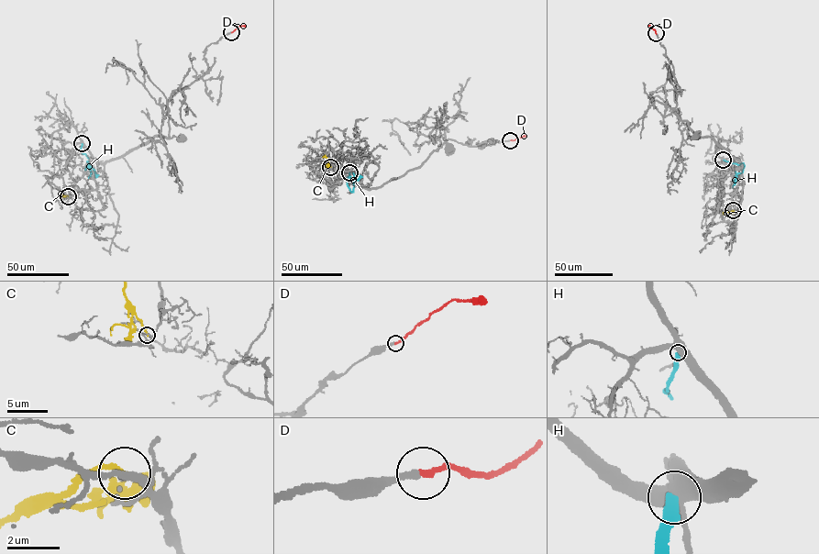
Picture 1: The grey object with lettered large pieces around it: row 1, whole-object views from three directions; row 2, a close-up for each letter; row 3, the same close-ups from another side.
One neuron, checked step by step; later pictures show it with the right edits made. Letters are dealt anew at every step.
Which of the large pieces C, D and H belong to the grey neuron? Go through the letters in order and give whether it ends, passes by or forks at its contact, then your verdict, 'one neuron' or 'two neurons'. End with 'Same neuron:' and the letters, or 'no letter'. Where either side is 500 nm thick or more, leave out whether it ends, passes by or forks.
C: it ends there; two neurons
D: it ends there; one neuron
H: two neurons
Same neuron: D

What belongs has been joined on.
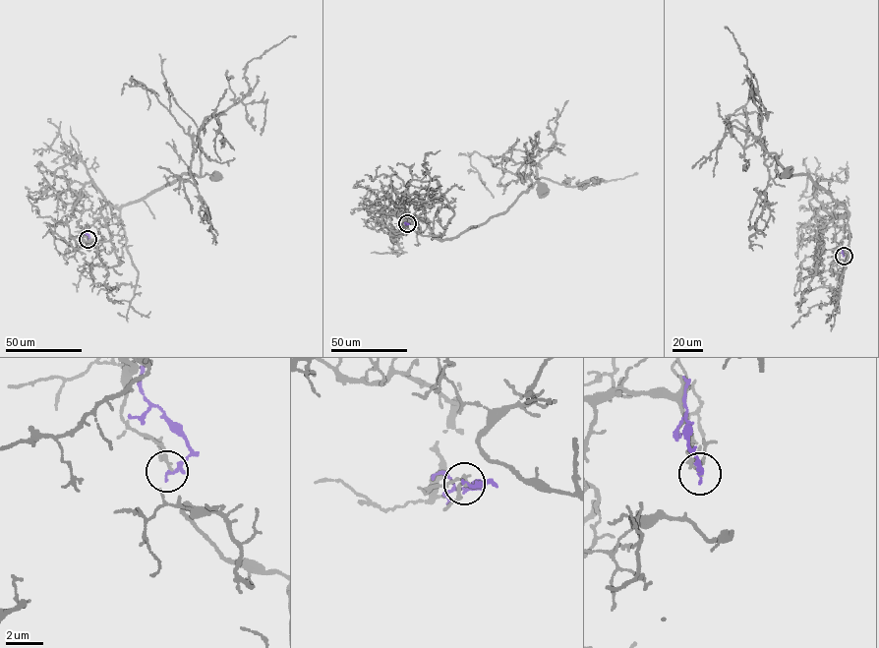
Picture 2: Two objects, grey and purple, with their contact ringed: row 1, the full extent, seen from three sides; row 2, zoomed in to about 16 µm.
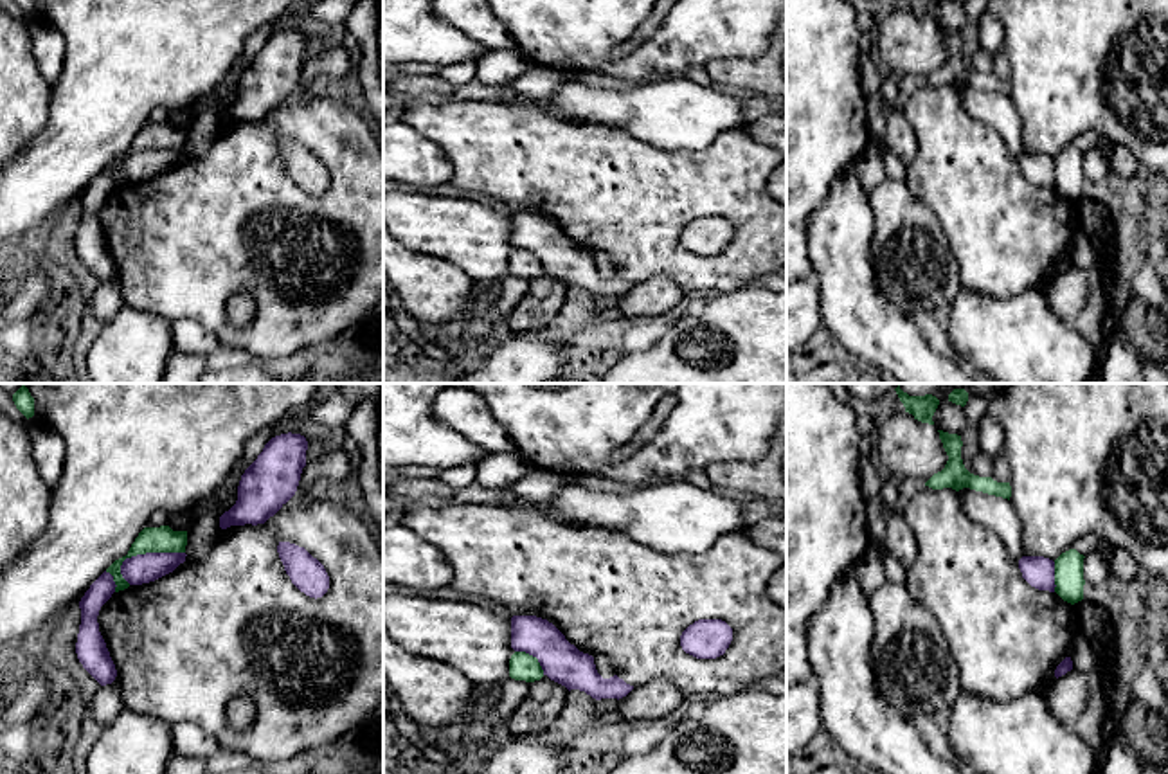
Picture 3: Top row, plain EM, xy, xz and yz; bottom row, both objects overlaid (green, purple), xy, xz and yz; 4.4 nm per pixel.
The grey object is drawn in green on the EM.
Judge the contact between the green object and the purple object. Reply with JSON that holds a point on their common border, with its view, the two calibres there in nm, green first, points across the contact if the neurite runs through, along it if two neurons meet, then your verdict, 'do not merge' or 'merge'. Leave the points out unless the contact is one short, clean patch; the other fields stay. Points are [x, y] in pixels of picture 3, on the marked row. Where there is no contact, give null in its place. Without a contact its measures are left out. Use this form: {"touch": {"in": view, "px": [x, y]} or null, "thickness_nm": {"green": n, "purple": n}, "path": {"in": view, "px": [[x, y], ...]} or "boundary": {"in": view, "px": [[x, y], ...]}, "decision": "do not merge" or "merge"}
{"touch": {"in": "xy", "px": [148, 551]}, "thickness_nm": {"green": 120, "purple": 130}, "boundary": {"in": "xy", "px": [[184, 551], [137, 553], [123, 562], [119, 573]]}, "decision": "do not merge"}

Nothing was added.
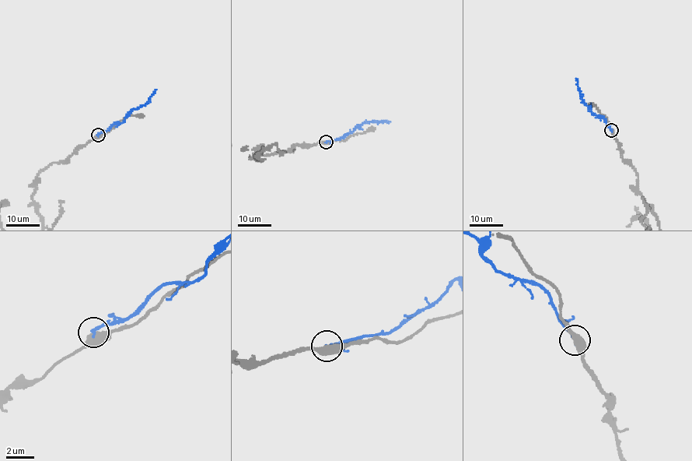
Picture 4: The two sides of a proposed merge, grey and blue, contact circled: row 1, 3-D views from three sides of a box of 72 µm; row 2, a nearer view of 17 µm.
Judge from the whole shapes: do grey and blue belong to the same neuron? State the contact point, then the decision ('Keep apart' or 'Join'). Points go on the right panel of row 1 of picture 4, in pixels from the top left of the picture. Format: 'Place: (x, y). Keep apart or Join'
Place: (611, 130). Keep apart

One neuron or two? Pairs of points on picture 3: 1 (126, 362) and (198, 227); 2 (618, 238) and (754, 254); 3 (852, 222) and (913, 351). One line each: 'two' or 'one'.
1: two
2: one
3: one

